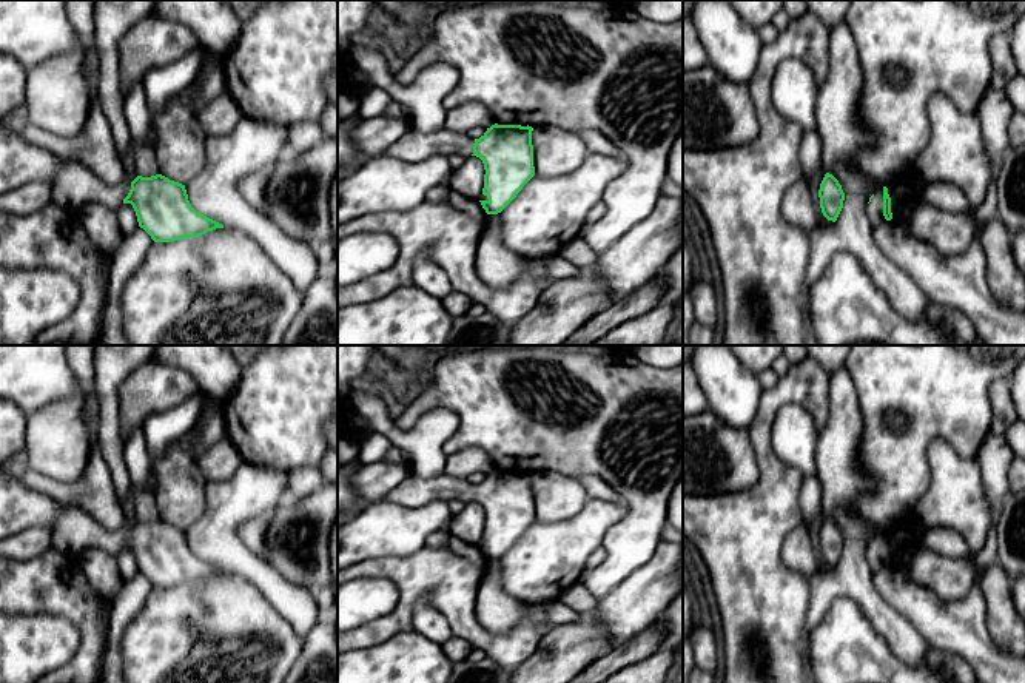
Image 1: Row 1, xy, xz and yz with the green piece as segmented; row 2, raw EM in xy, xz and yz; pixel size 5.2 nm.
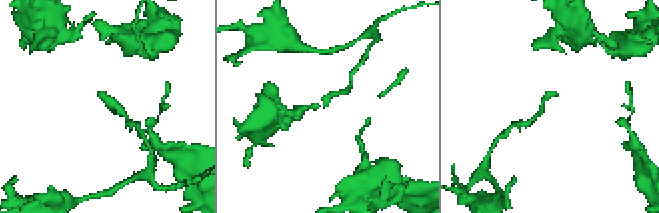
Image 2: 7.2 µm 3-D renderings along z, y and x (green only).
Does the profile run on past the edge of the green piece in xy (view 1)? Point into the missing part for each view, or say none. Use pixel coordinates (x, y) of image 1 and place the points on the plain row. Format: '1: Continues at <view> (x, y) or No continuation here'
1: Continues at xy (73, 529)

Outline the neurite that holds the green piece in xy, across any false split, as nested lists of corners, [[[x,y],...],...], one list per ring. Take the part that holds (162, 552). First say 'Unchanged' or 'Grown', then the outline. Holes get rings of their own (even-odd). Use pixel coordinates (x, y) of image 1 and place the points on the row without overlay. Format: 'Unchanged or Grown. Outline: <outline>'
Grown. Outline: [[[0,470],[0,541],[29,527],[49,527],[52,549],[74,557],[89,547],[114,557],[122,549],[131,549],[139,572],[154,587],[199,583],[223,574],[191,552],[185,530],[179,527],[156,520],[137,521],[131,529],[125,524],[109,532],[80,507],[66,507],[25,486],[20,475]]]

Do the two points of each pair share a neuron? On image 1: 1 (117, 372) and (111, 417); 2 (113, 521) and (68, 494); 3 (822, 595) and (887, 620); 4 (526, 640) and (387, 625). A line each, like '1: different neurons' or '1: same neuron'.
1: same neuron
2: same neuron
3: same neuron
4: same neuron

